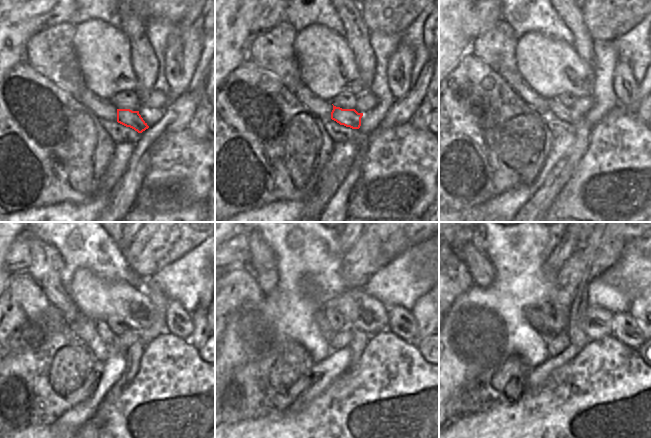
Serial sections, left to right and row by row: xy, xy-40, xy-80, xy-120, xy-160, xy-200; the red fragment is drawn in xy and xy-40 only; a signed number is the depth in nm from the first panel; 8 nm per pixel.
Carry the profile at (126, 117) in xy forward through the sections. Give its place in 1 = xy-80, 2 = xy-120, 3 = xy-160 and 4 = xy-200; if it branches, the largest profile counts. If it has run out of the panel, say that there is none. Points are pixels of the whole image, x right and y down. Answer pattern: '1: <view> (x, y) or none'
1: xy-80 (558, 111)
2: xy-120 (103, 330)
3: xy-160 (324, 326)
4: xy-200 (533, 314)

